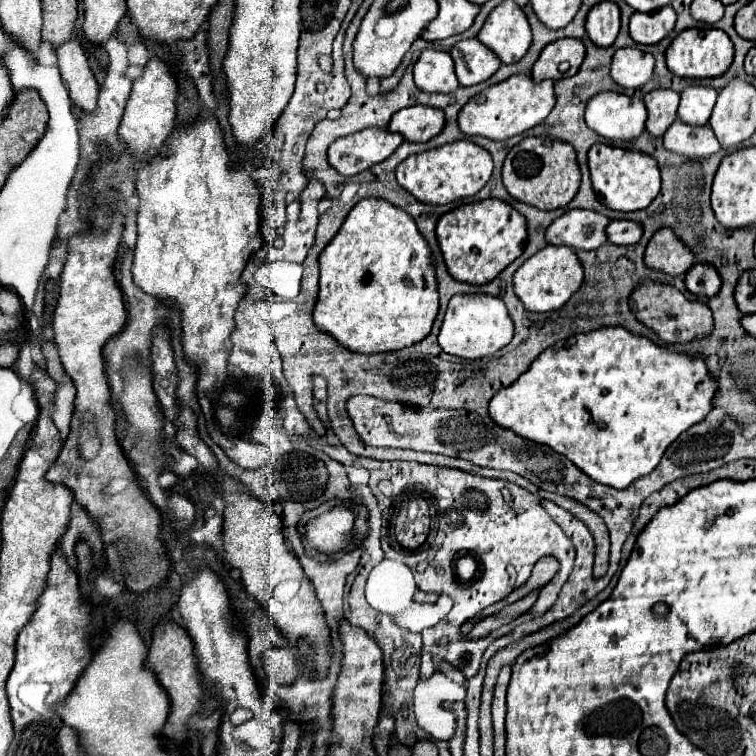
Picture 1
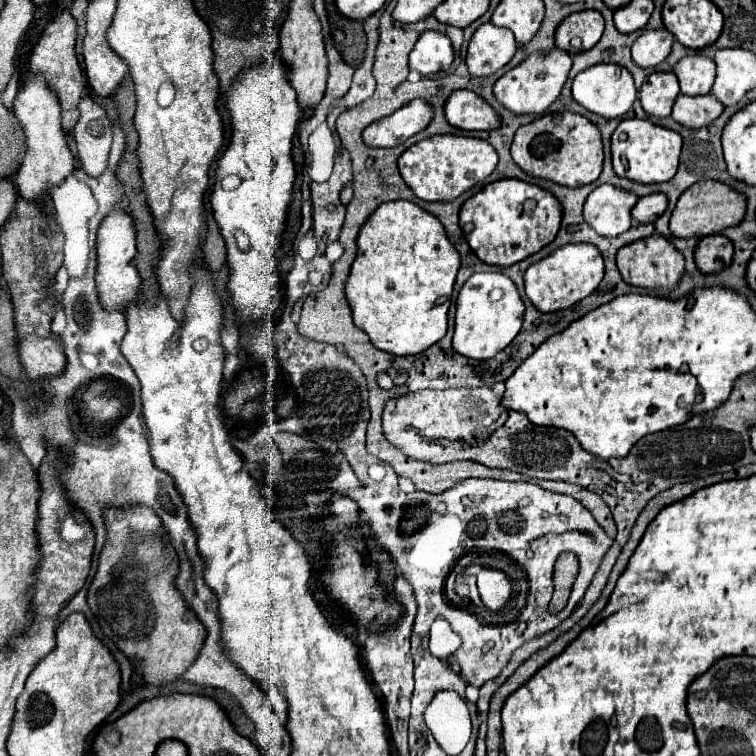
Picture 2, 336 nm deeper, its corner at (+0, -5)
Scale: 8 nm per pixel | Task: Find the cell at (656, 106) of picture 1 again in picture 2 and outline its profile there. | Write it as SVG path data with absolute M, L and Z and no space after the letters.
M653 72L641 86L639 100L643 110L653 118L671 116L675 98L679 96L679 82L673 72Z

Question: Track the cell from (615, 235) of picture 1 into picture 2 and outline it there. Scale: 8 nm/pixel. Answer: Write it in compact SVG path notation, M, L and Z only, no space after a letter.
M649 194L645 198L639 198L639 202L631 210L631 216L639 224L651 224L665 212L665 208L667 198L663 194Z

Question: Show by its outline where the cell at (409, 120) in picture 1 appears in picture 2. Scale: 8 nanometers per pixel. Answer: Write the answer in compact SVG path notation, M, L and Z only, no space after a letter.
M455 90L447 98L443 112L451 126L465 132L493 130L499 126L499 114L469 90Z

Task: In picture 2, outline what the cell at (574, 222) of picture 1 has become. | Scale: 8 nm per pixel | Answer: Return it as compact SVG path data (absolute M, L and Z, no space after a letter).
M597 186L585 200L583 218L597 234L615 238L631 228L631 208L635 202L635 194L629 194L617 186Z

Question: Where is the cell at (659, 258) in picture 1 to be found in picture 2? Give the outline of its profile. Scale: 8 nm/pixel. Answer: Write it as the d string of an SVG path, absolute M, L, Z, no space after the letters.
M705 180L697 182L691 188L687 188L681 198L677 200L677 206L669 220L669 230L675 238L705 238L721 234L725 228L735 226L745 216L745 196L733 192L729 186L717 180Z

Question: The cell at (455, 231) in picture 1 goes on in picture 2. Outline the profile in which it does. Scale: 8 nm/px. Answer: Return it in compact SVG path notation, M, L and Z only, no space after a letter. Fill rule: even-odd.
M513 178L487 184L479 194L469 198L461 206L461 214L459 214L461 228L467 224L473 224L471 232L467 234L467 242L471 250L477 254L477 258L485 264L501 266L501 268L511 266L539 252L549 242L553 242L559 230L559 222L561 222L561 206L557 206L557 200L553 198L553 194L545 192L539 186L531 186ZM529 198L537 200L535 214L523 212L523 202Z

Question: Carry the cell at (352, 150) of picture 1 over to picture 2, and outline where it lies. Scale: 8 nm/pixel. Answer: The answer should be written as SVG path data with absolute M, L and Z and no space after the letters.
M409 102L401 110L385 116L363 130L363 142L369 148L395 148L403 144L407 138L415 136L431 122L433 112L425 102Z

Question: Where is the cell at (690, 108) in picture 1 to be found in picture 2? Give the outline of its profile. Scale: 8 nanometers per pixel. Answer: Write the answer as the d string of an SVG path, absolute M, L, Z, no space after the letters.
M685 56L673 68L681 94L687 96L705 96L711 92L715 82L715 66L707 56Z

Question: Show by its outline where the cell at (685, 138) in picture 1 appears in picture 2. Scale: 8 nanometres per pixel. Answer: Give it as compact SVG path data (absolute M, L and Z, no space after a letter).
M707 94L705 98L689 98L689 96L679 96L673 106L673 120L679 122L685 128L705 128L713 124L719 114L723 112L723 106Z

